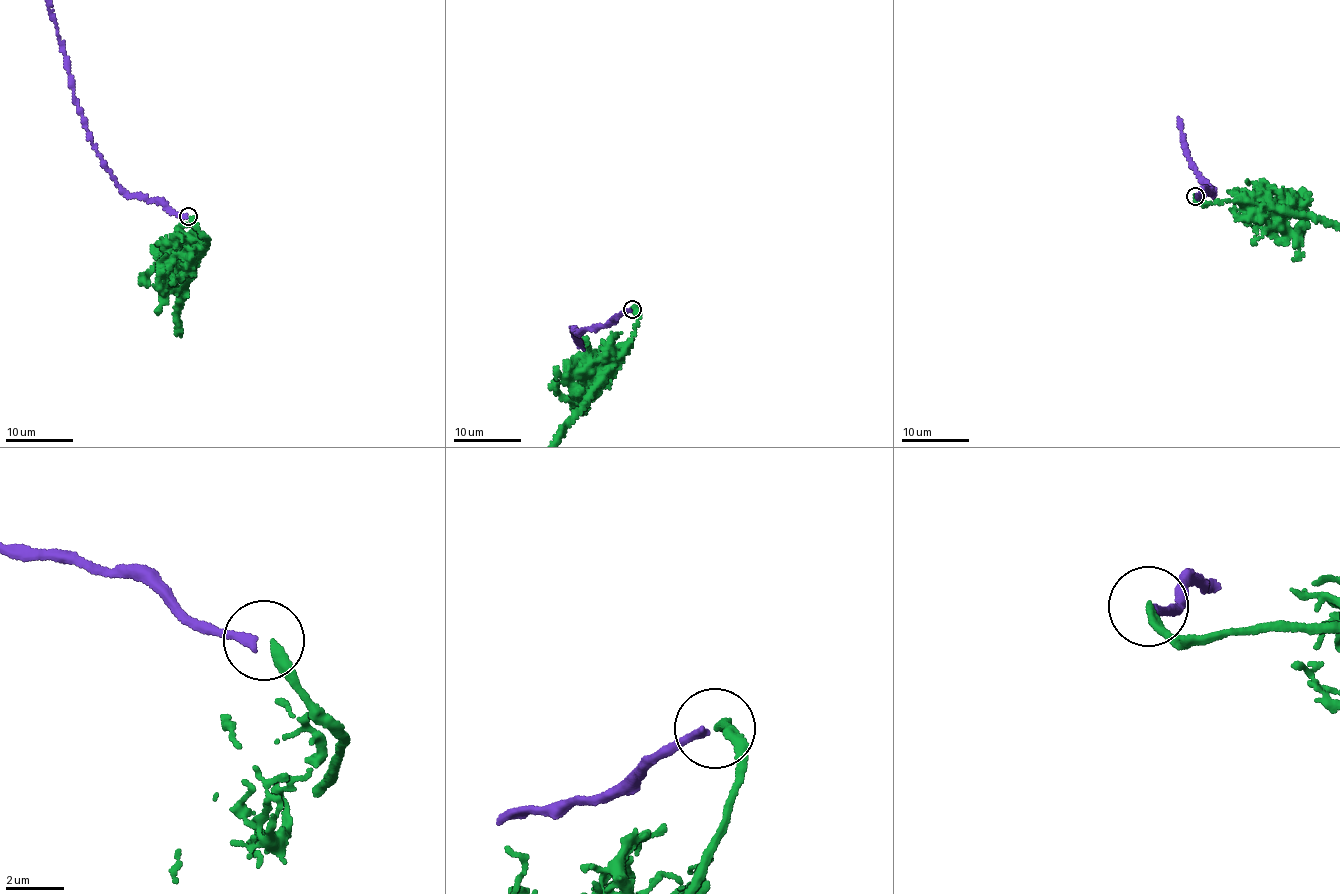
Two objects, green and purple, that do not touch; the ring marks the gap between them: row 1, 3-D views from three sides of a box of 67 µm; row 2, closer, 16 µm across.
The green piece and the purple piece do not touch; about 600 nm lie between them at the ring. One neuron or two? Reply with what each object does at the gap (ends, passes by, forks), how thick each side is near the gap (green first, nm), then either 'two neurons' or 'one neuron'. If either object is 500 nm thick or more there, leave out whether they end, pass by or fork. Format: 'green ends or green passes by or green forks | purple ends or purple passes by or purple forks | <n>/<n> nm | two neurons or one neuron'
green ends | purple ends | 300/300 nm | one neuron

